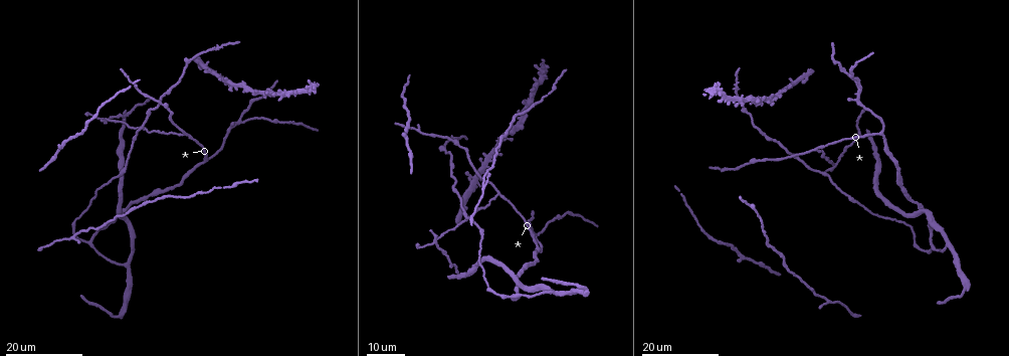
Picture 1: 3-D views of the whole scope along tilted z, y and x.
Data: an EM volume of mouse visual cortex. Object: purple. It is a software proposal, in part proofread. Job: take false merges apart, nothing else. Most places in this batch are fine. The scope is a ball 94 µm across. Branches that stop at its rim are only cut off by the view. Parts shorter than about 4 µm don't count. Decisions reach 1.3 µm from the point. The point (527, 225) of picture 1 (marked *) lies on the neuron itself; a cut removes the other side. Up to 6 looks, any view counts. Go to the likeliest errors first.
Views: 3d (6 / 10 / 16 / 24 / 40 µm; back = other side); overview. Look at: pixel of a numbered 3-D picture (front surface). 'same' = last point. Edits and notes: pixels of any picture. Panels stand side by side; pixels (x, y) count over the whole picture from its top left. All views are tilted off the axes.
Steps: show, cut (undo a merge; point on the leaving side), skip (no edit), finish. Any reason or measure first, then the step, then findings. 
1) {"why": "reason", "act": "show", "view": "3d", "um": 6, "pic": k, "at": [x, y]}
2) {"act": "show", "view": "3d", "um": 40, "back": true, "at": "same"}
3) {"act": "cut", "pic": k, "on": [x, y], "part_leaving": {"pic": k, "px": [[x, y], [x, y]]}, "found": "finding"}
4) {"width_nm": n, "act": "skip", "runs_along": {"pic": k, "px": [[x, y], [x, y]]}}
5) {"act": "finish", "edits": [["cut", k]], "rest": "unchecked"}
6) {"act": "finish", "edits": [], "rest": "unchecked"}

{"why": "four arms meet", "act": "show", "view": "3d", "um": 24, "pic": 1, "at": [836, 165]}

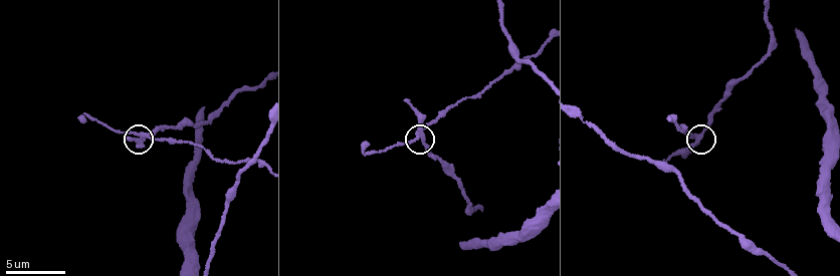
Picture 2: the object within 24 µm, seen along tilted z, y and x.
{"act": "show", "view": "3d", "um": 6, "pic": 2, "at": [700, 139]}

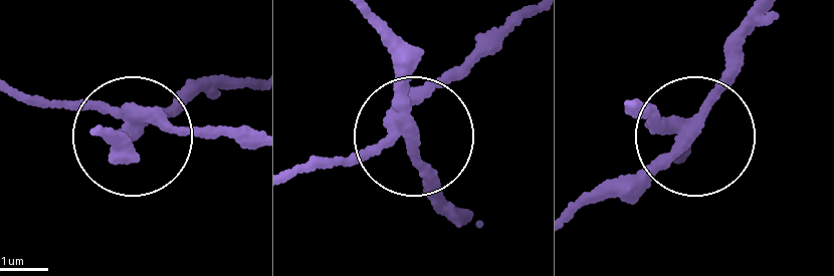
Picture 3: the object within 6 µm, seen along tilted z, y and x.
{"width_nm": 250, "act": "cut", "pic": 3, "on": [128, 148], "part_leaving": {"pic": 3, "px": [[141, 121], [252, 83]]}, "found": "two neurons meet here"}

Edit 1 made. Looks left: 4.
{"act": "show", "view": "overview"}

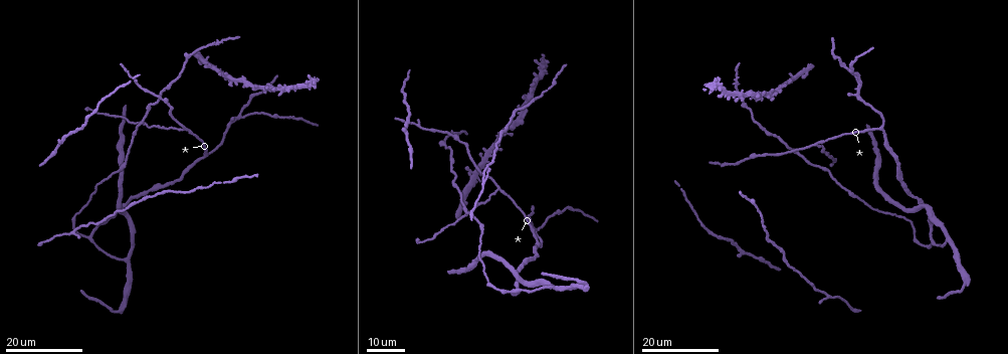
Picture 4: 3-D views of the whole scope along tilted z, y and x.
{"why": "two arms in line, one across", "act": "show", "view": "3d", "um": 24, "pic": 4, "at": [815, 143]}

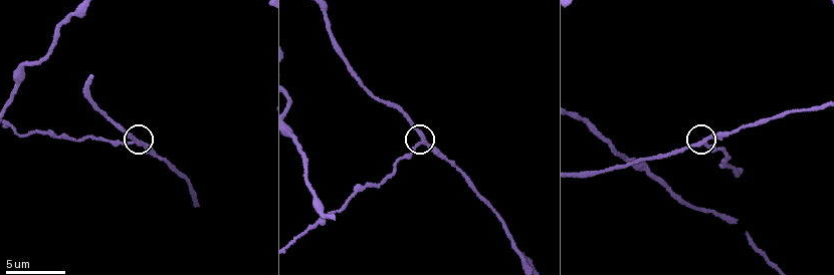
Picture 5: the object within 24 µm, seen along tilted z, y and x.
{"act": "show", "view": "3d", "um": 6, "pic": 5, "at": [138, 144]}

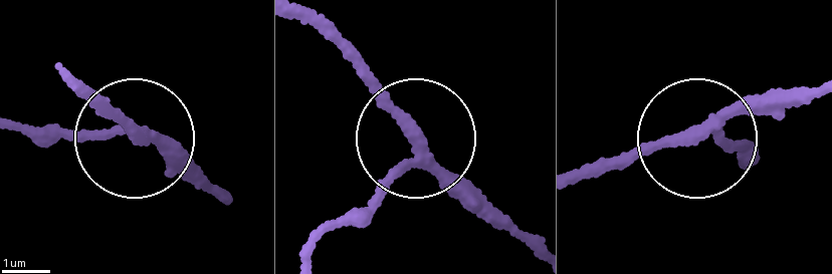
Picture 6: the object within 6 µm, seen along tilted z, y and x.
{"width_nm": 210, "act": "skip", "runs_along": {"pic": 6, "px": [[539, 254], [467, 211], [419, 145], [387, 189], [329, 231]]}, "found": "continuous, no second neuron"}

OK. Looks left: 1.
{"act": "finish", "edits": [["cut", 3]], "rest": "unchecked"}

